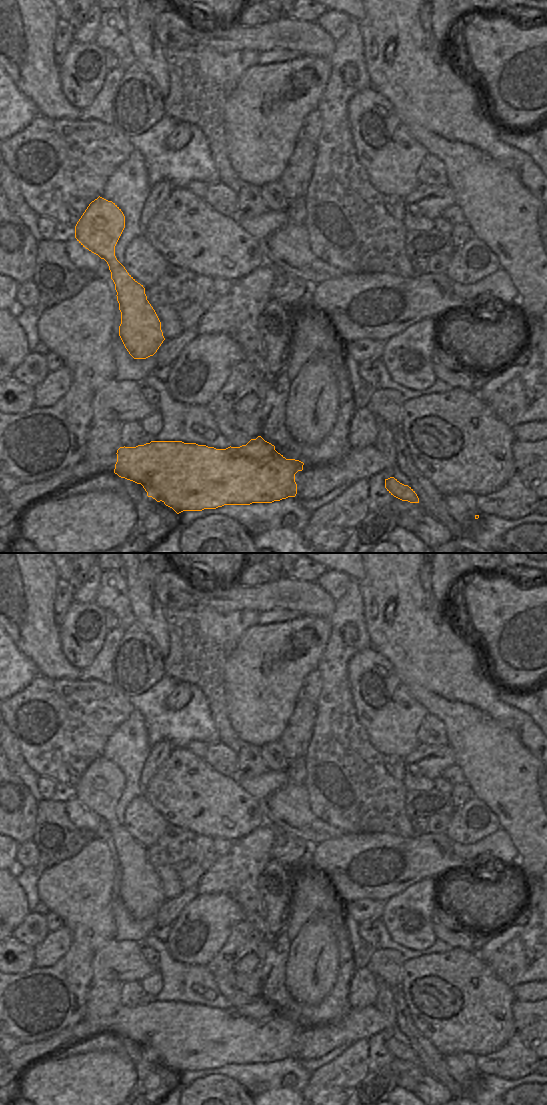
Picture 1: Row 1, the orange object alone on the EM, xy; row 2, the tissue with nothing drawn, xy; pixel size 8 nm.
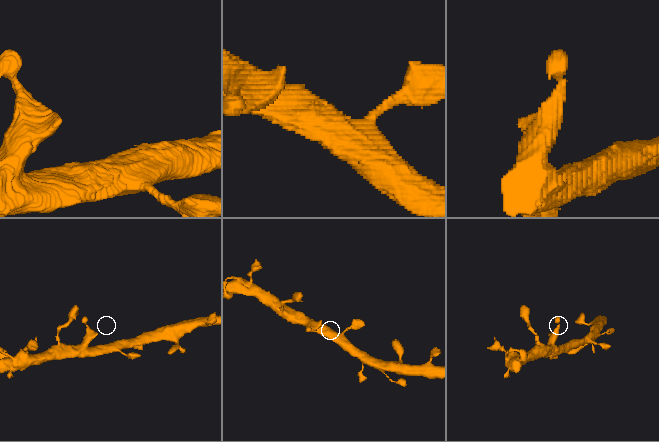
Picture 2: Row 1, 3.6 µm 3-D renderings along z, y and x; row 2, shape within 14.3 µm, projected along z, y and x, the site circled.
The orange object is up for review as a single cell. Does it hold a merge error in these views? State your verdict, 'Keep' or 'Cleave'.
Keep.

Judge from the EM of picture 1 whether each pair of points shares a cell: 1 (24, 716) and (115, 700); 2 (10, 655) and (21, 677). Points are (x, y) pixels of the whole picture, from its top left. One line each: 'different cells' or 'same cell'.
1: same cell
2: same cell

